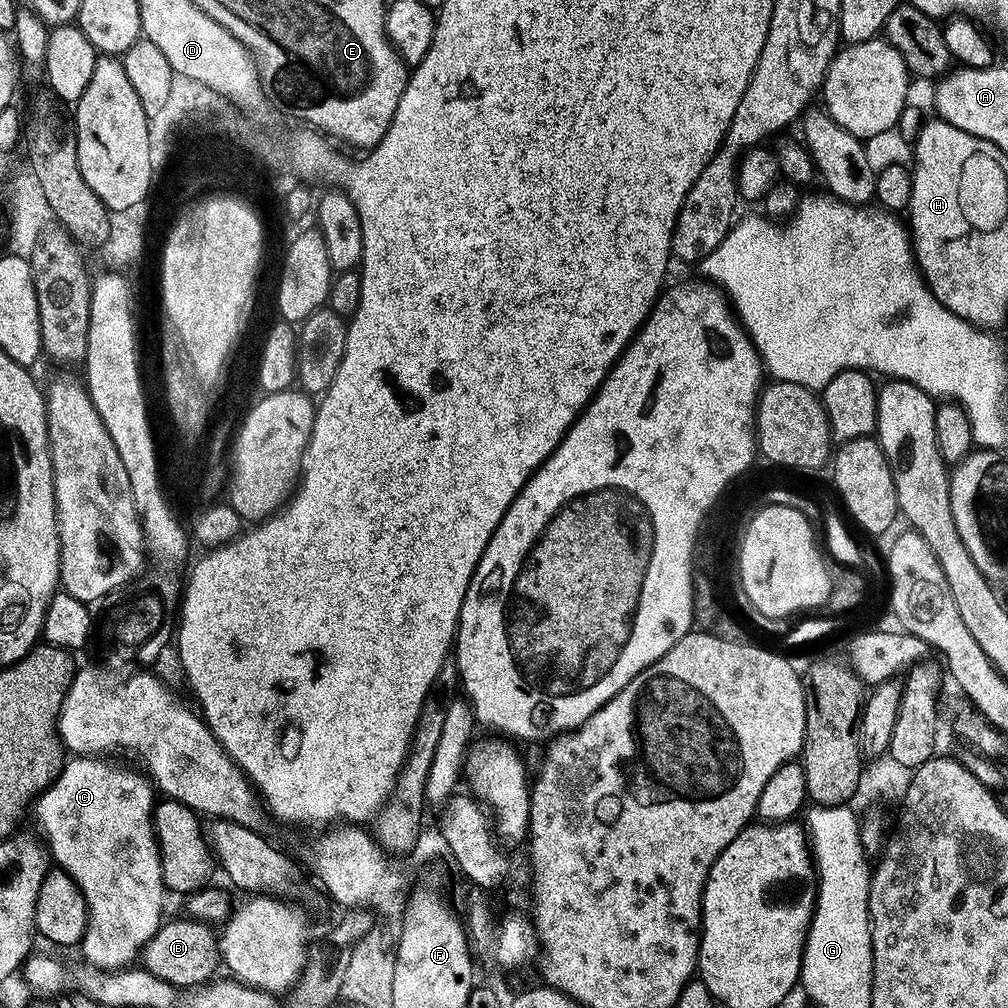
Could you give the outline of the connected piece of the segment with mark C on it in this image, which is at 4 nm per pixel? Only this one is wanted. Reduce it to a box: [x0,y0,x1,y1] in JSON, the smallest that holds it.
[34,755,166,972]

